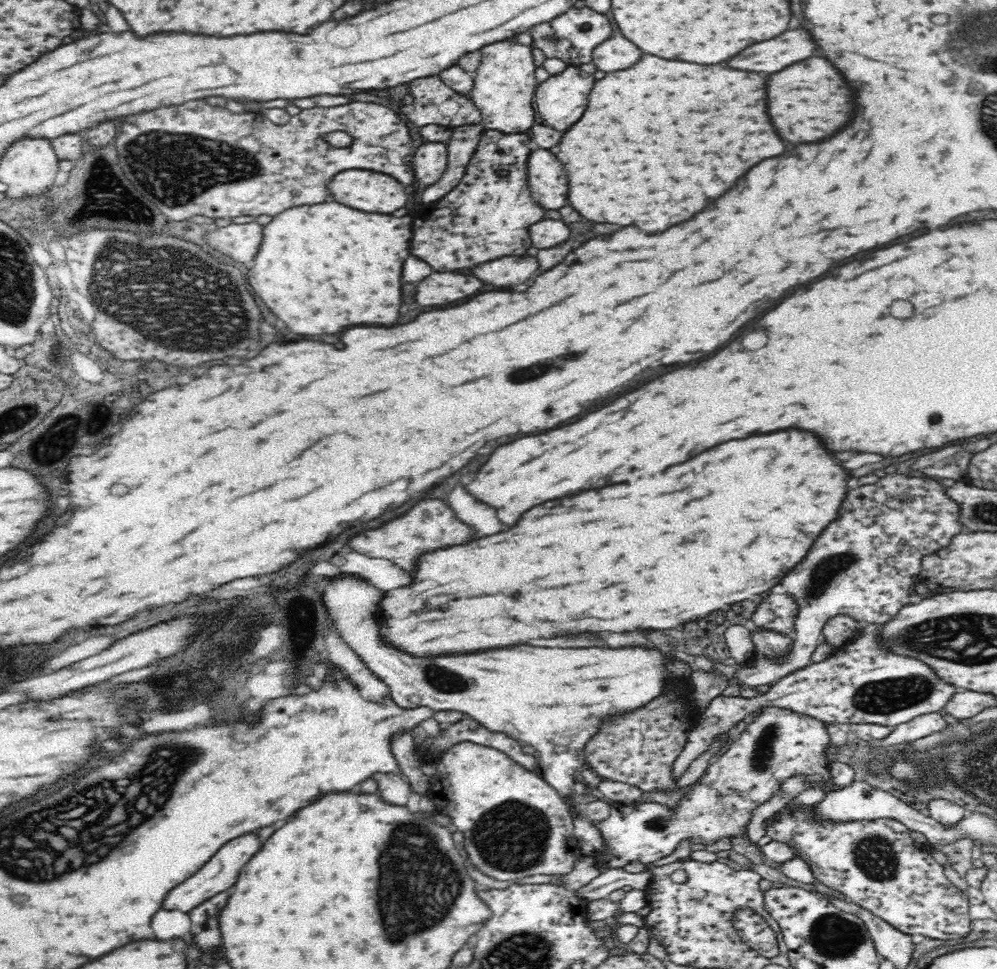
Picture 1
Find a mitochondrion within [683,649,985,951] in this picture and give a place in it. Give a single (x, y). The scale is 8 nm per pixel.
(884, 697)

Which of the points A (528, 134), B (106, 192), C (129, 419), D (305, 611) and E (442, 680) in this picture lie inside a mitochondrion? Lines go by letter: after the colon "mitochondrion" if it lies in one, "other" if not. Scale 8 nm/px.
A: other
B: mitochondrion
C: other
D: mitochondrion
E: mitochondrion

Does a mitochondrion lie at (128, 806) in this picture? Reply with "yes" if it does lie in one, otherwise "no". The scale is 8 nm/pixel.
yes

